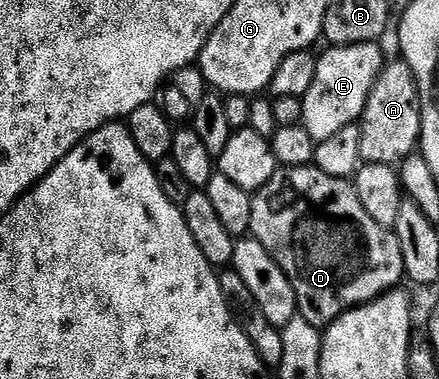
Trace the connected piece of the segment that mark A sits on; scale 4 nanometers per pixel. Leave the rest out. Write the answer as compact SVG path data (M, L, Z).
M396 58L393 64L392 61L385 63L374 82L374 90L370 90L370 98L358 123L362 130L363 163L396 166L417 151L422 126L420 99L414 74L403 59Z

